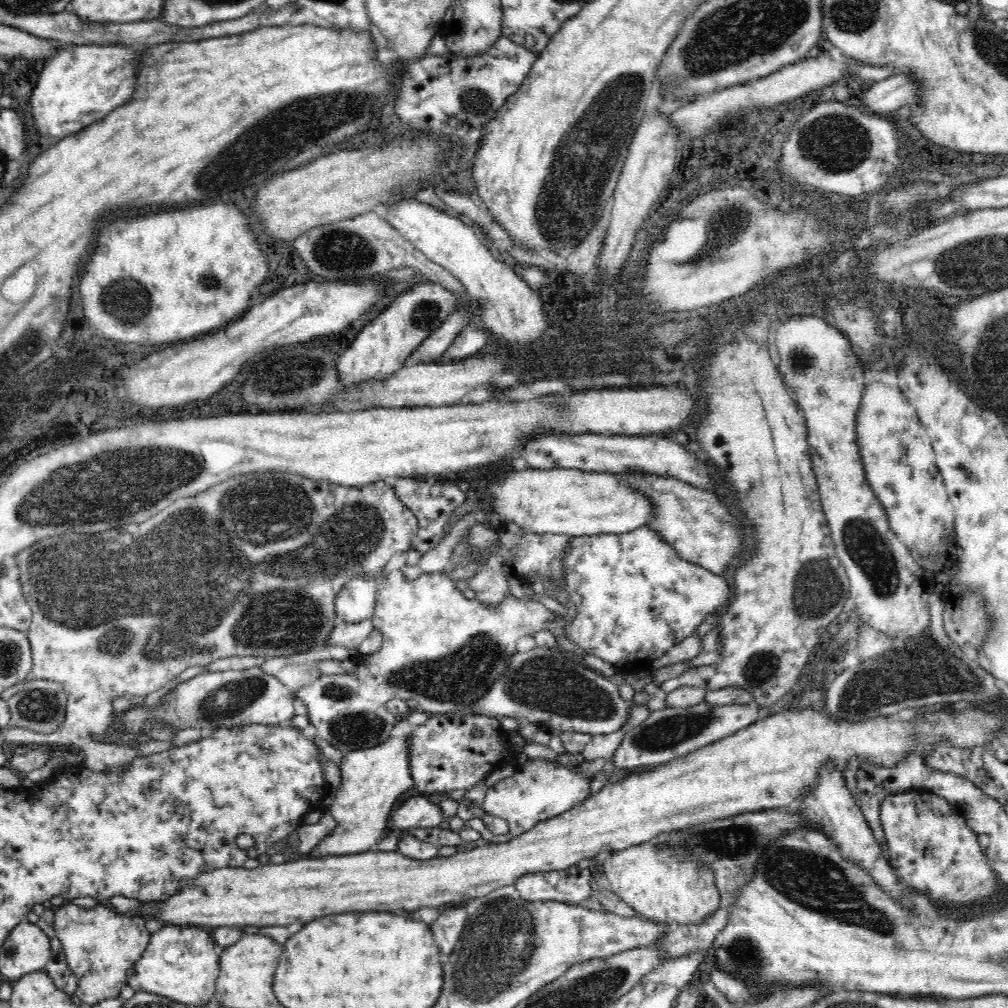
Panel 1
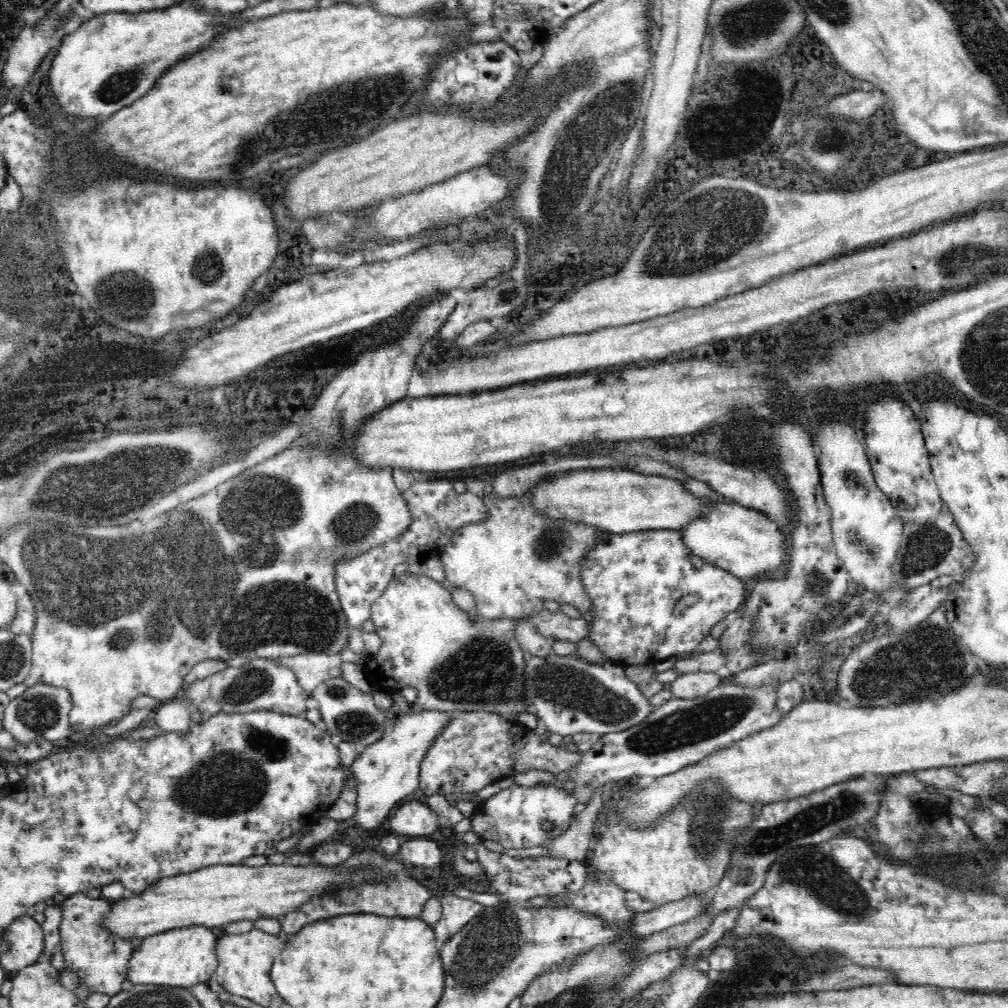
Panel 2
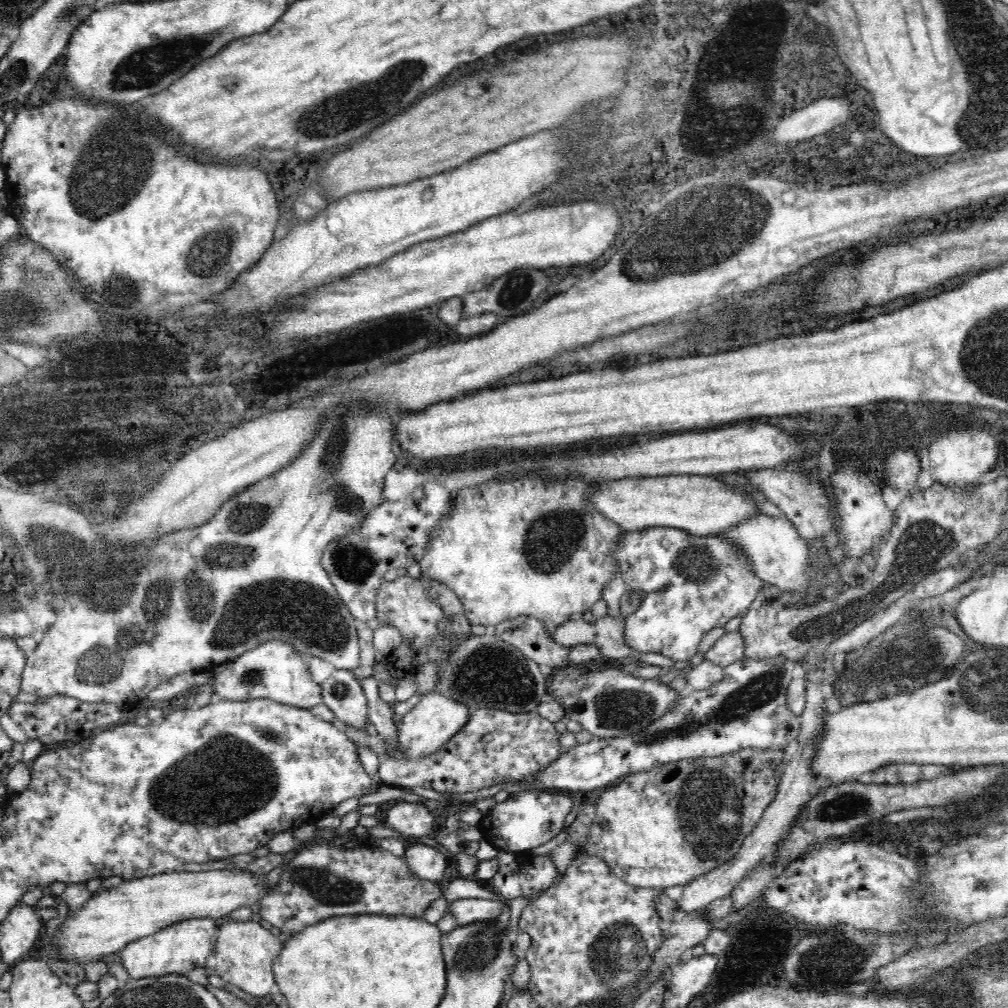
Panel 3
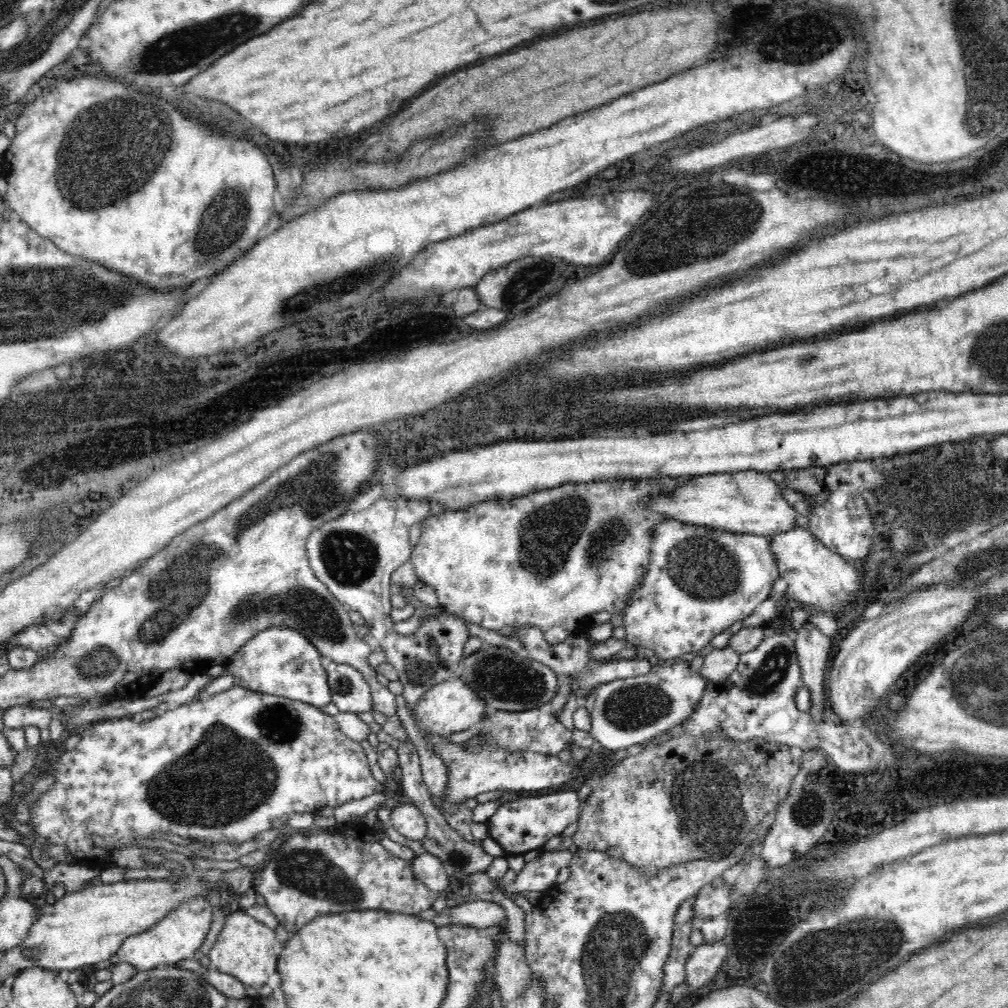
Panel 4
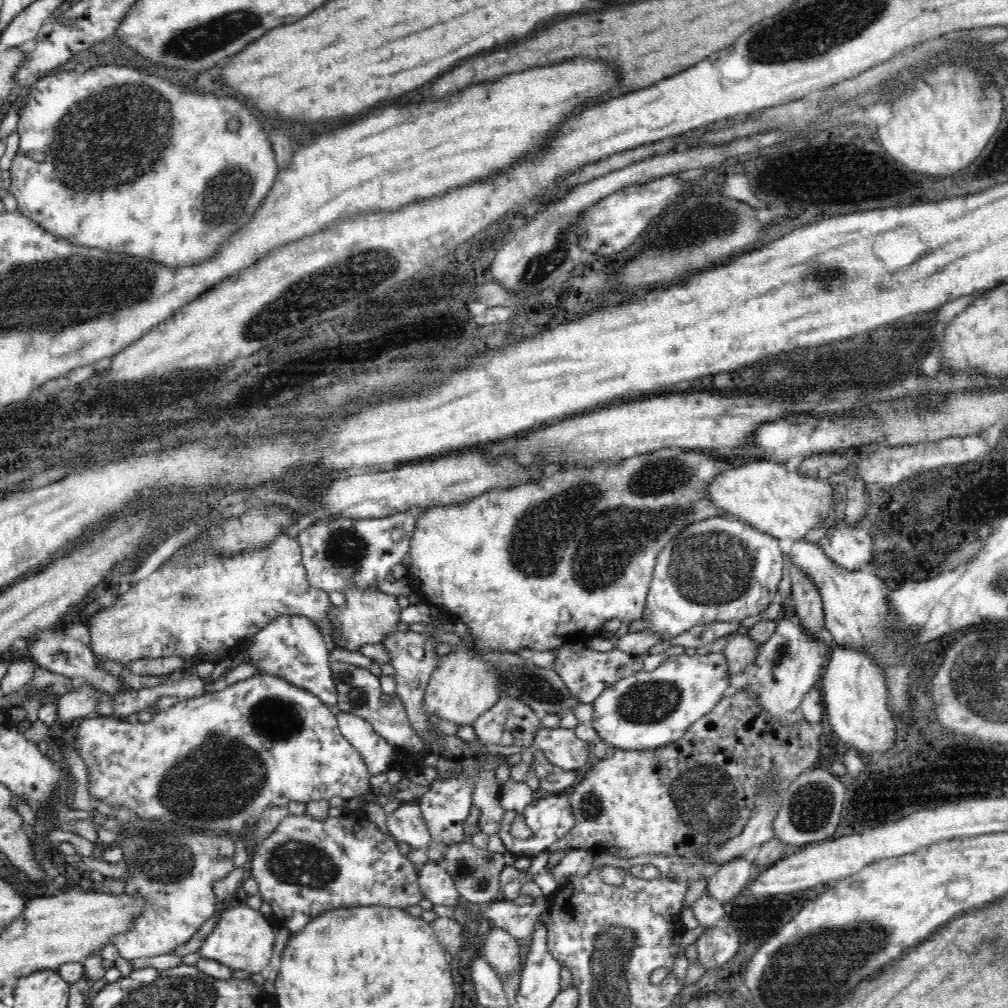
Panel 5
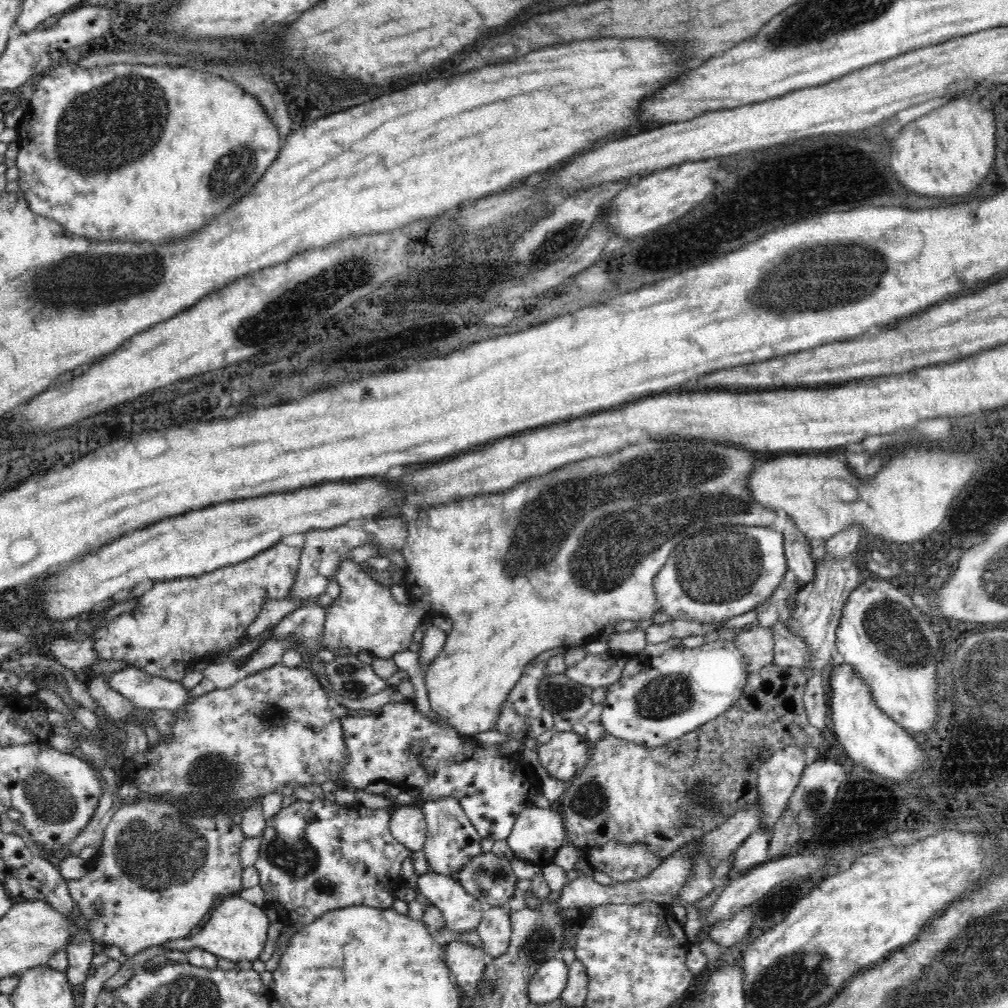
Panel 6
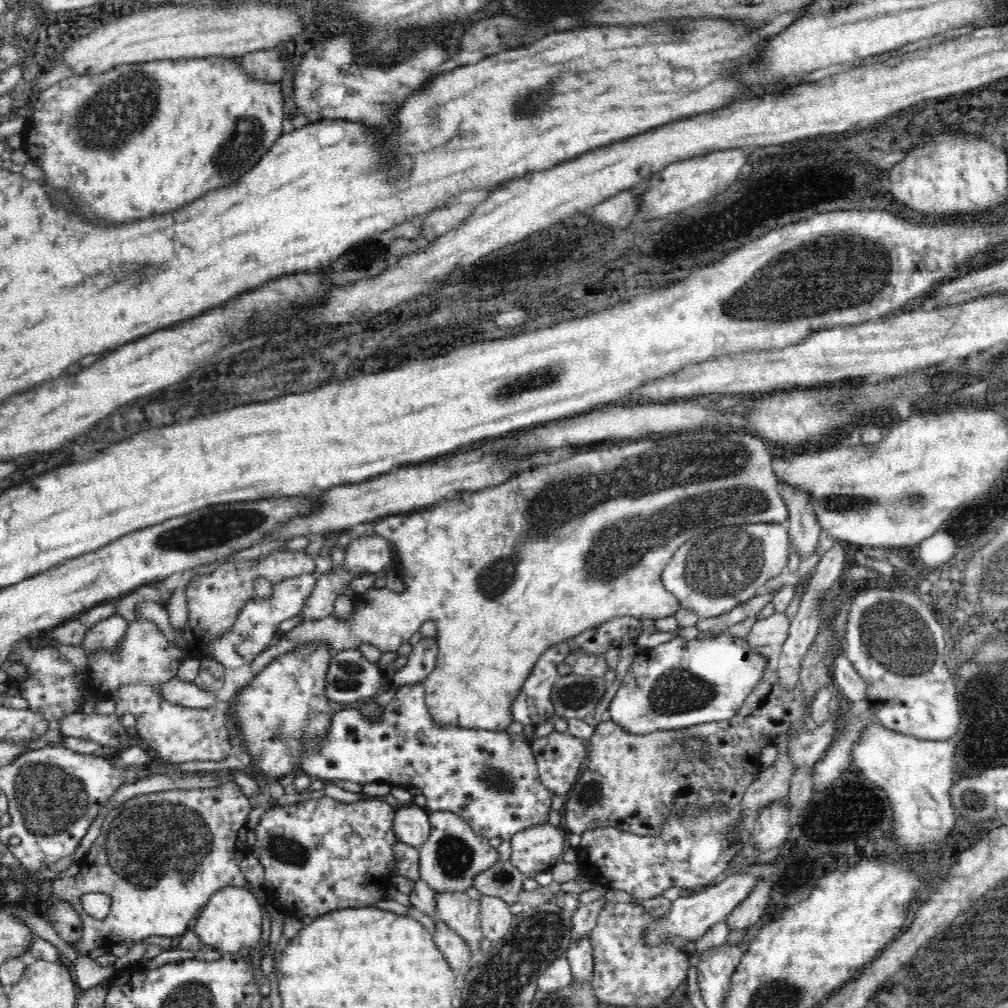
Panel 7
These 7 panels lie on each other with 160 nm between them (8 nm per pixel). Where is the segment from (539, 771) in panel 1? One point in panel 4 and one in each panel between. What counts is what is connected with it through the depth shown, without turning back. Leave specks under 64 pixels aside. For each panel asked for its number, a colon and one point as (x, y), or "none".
2: (514, 817)
3: (519, 824)
4: (522, 826)

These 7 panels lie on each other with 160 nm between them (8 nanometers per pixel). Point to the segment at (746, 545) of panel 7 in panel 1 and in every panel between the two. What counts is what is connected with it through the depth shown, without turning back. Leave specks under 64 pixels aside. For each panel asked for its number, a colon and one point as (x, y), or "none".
1: (635, 598)
2: (653, 599)
3: (671, 588)
4: (700, 581)
5: (718, 570)
6: (723, 571)

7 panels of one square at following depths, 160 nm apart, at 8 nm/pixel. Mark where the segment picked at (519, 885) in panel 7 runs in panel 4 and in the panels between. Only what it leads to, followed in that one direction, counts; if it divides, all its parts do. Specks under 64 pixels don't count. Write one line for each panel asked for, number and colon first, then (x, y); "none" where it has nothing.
4: (461, 859)
5: (476, 872)
6: (490, 879)

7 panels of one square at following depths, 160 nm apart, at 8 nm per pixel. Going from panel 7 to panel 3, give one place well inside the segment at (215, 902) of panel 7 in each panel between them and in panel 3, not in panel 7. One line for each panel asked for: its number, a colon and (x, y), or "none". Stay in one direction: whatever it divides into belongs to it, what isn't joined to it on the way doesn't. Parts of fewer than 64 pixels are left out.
3: (245, 952)
4: (248, 950)
5: (243, 939)
6: (237, 929)

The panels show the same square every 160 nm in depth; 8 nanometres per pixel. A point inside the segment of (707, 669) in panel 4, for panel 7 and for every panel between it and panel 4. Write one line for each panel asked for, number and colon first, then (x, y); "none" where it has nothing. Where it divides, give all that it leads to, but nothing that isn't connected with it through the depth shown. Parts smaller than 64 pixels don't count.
5: (740, 650)
6: (756, 644)
7: (774, 629)

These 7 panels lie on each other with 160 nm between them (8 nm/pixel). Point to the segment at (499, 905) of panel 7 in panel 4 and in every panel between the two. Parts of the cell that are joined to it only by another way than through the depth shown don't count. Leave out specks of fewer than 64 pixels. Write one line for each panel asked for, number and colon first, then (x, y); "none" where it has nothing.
4: (512, 974)
5: (501, 950)
6: (495, 928)

